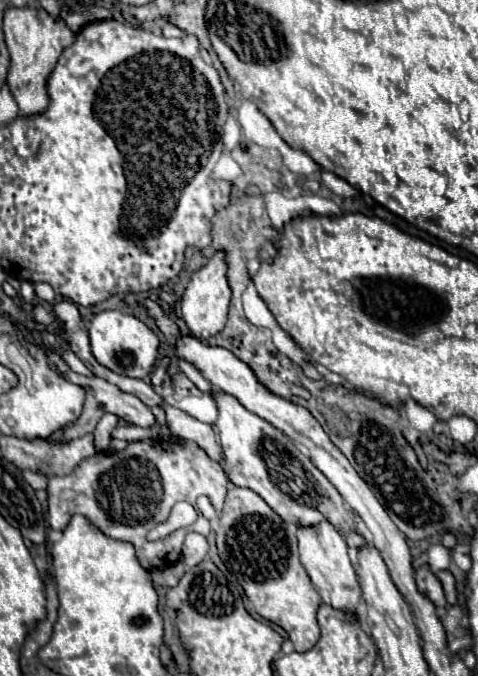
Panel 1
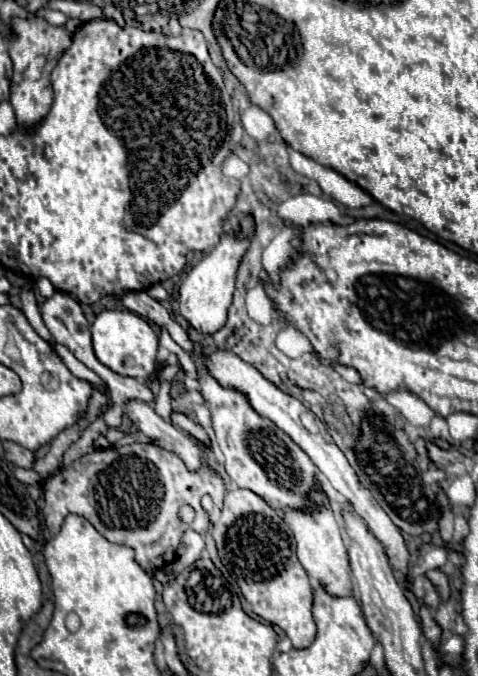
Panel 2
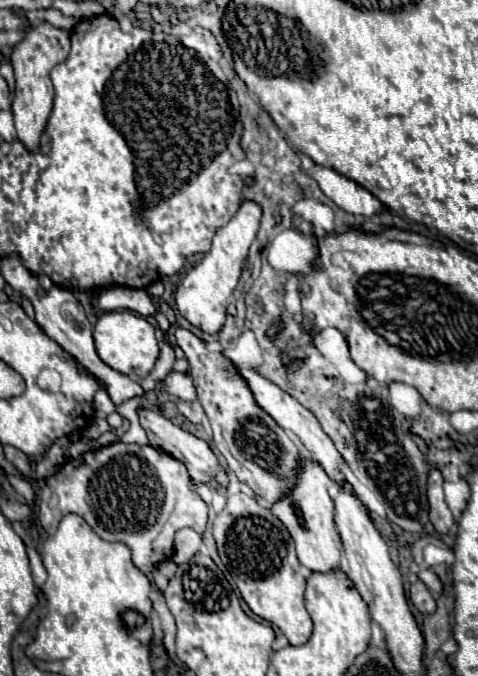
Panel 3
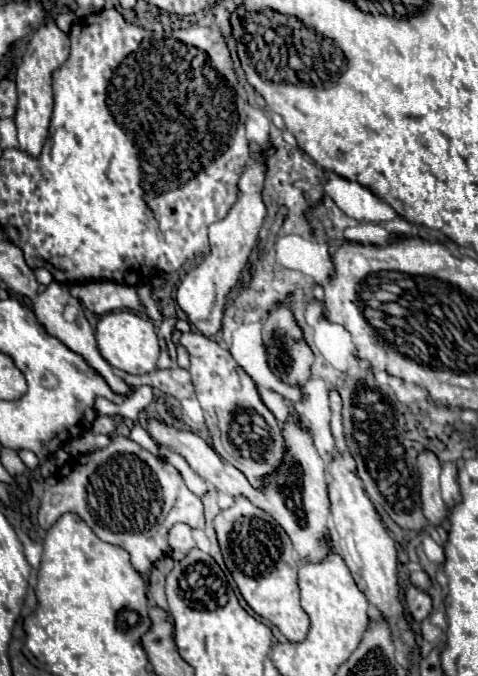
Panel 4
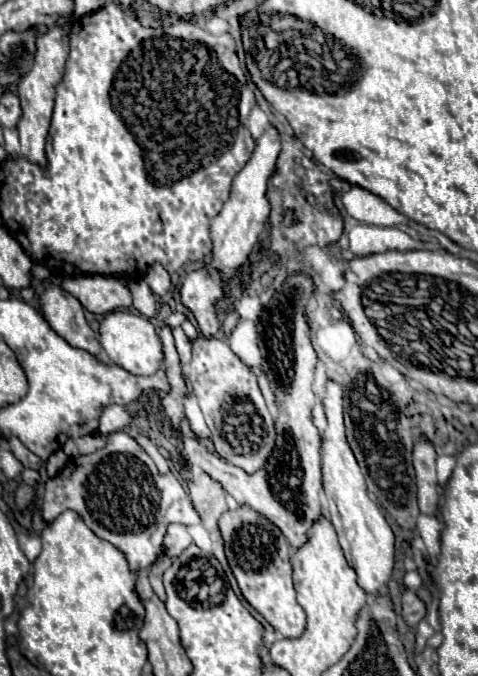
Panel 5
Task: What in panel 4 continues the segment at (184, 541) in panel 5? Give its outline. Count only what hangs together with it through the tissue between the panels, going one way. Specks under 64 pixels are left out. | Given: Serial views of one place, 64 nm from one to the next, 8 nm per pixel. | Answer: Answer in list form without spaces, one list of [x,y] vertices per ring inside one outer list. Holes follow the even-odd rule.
[[[176,524],[168,534],[172,560],[180,562],[192,548],[196,548],[196,540],[192,536],[192,528],[186,524]]]

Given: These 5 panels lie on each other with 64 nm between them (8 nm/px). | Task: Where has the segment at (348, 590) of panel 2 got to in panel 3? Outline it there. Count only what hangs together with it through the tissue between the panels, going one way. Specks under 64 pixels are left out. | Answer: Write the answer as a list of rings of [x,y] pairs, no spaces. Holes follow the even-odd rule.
[[[304,460],[298,484],[292,492],[292,496],[272,504],[274,516],[282,520],[282,524],[288,528],[296,542],[296,552],[300,564],[308,572],[320,572],[328,574],[340,568],[340,556],[342,556],[342,544],[340,544],[340,534],[336,532],[336,522],[334,522],[334,504],[328,496],[330,488],[330,478],[326,472],[310,460]]]

